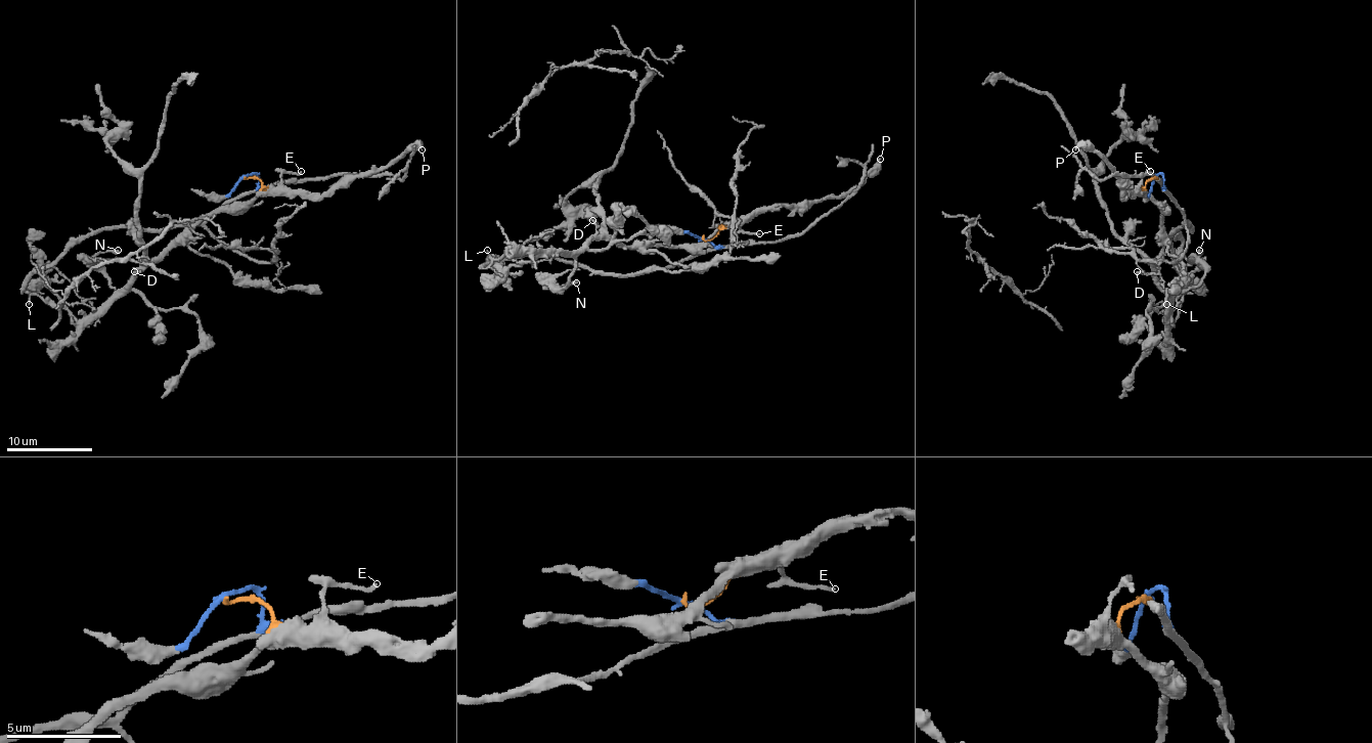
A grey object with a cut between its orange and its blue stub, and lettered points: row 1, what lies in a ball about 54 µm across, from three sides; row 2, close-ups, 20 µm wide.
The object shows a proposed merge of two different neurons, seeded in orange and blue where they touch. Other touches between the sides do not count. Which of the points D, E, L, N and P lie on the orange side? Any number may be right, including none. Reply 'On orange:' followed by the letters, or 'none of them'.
On orange: D, E, N, P

